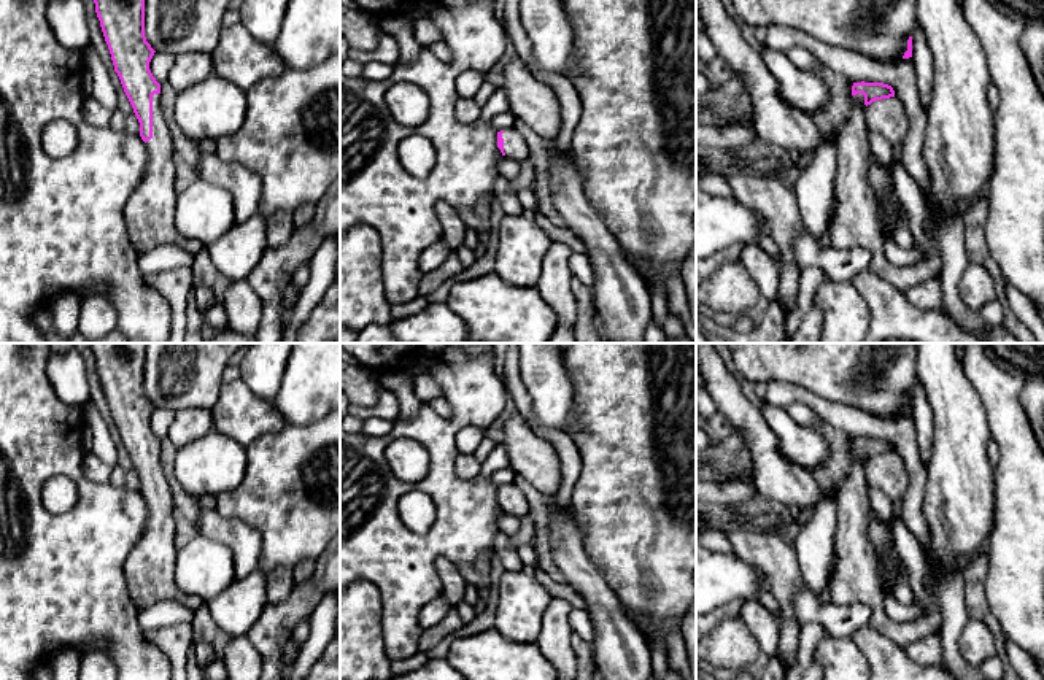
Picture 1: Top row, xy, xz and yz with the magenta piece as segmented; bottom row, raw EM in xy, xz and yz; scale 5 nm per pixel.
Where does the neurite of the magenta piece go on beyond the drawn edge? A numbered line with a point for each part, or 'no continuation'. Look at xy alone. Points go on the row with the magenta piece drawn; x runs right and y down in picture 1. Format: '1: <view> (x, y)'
1: xy (151, 210)

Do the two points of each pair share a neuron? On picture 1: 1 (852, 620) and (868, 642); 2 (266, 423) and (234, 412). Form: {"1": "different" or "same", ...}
{"1": "different", "2": "same"}

